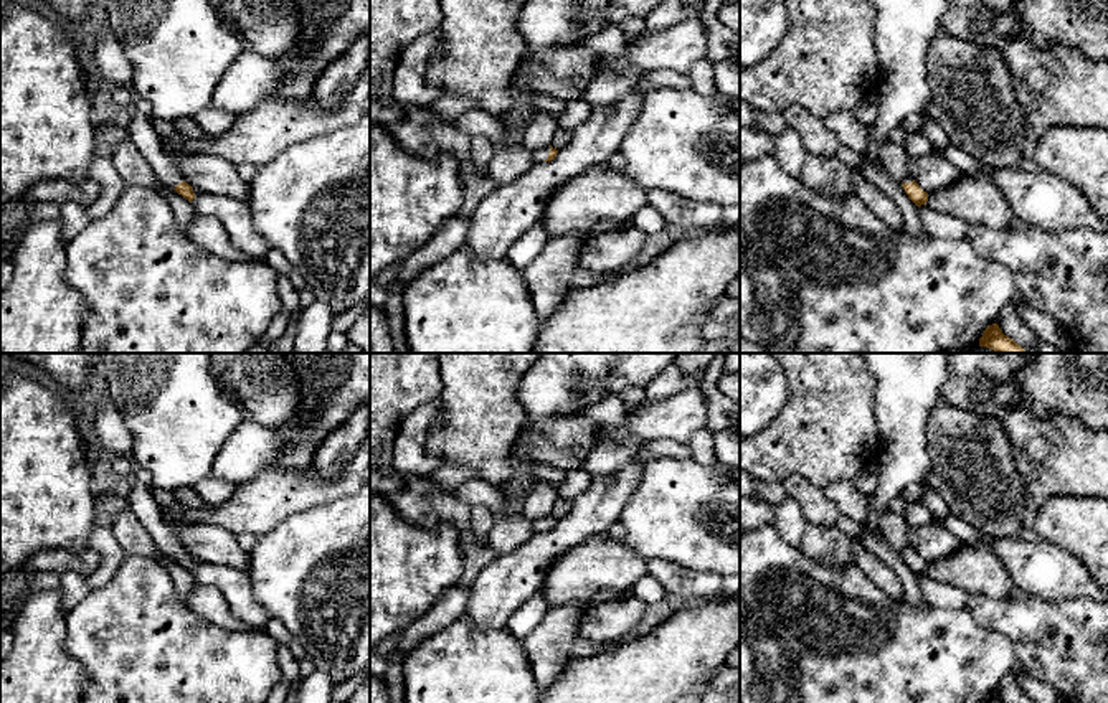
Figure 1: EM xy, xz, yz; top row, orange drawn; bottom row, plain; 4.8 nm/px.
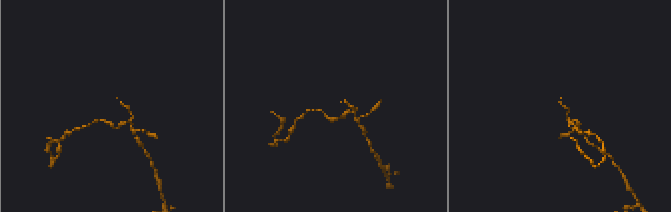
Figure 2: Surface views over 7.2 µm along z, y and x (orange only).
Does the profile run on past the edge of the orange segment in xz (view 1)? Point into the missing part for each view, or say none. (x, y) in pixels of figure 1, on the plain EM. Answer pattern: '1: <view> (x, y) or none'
1: xz (539, 525)

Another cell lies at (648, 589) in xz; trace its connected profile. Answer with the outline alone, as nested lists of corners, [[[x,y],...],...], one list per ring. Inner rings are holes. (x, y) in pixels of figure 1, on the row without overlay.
[[[651,576],[641,578],[631,589],[631,592],[639,597],[644,604],[654,606],[667,597],[657,579]]]

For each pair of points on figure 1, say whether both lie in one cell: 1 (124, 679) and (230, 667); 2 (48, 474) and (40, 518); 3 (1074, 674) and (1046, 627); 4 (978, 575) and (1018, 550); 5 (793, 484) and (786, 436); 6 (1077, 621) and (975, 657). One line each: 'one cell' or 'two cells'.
1: one cell
2: one cell
3: one cell
4: two cells
5: two cells
6: two cells

